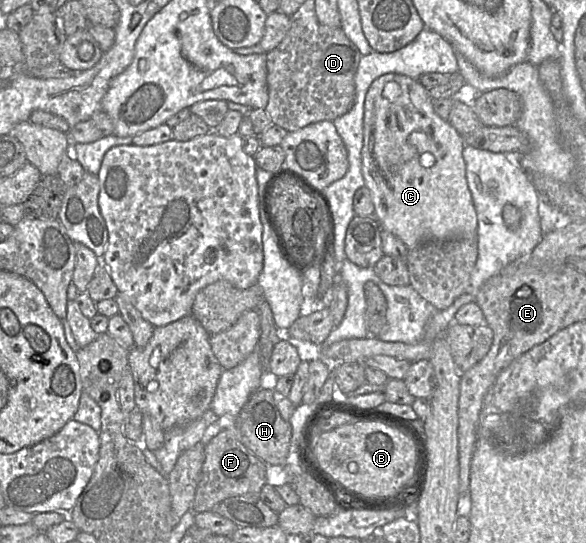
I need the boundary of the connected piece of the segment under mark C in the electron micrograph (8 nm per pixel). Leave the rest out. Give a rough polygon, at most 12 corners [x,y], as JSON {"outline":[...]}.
{"outline":[[419,79],[365,98],[362,174],[408,249],[477,238],[461,134]]}

